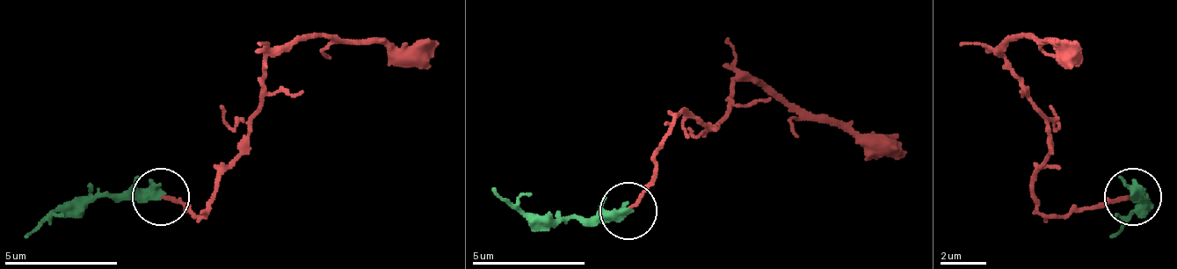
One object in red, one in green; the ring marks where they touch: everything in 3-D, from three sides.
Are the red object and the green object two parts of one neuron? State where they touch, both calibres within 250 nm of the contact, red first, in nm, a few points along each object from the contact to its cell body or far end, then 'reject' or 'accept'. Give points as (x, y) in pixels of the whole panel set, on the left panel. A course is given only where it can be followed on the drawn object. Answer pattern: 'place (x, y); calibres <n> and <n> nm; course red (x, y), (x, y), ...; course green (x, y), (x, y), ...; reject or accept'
place (161, 197); calibres 150 and 480 nm; course red (162, 195), (196, 218), (213, 207), (270, 53), (309, 36), (440, 41); course green (162, 195), (65, 200), (25, 235); accept

